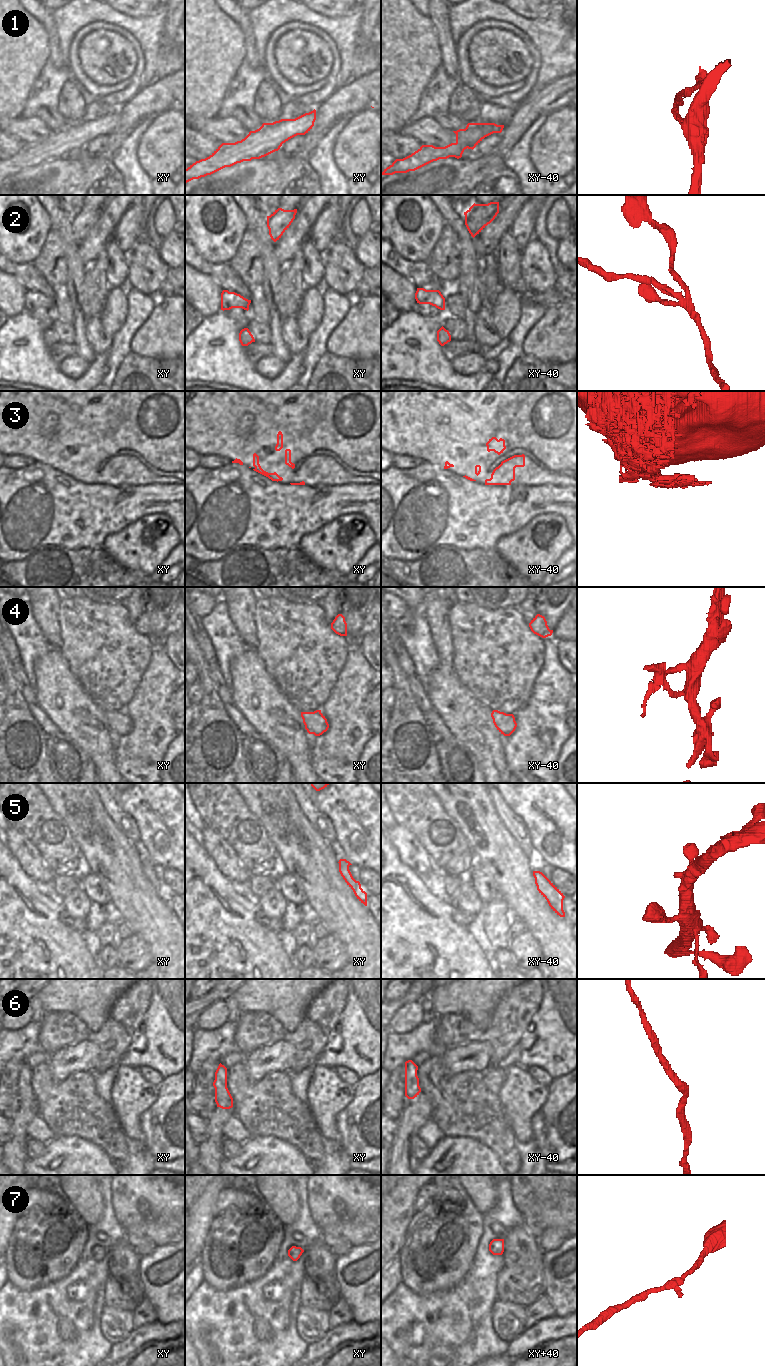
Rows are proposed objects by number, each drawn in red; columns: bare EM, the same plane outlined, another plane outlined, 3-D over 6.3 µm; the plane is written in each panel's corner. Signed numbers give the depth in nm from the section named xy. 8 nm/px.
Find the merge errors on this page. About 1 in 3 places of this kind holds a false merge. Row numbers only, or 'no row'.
2, 4

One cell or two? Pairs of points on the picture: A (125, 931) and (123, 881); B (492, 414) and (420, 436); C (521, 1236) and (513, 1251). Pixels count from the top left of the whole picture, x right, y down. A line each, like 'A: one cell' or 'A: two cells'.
A: two cells
B: one cell
C: one cell

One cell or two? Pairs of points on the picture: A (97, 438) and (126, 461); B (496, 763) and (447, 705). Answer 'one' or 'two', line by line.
A: one
B: one

